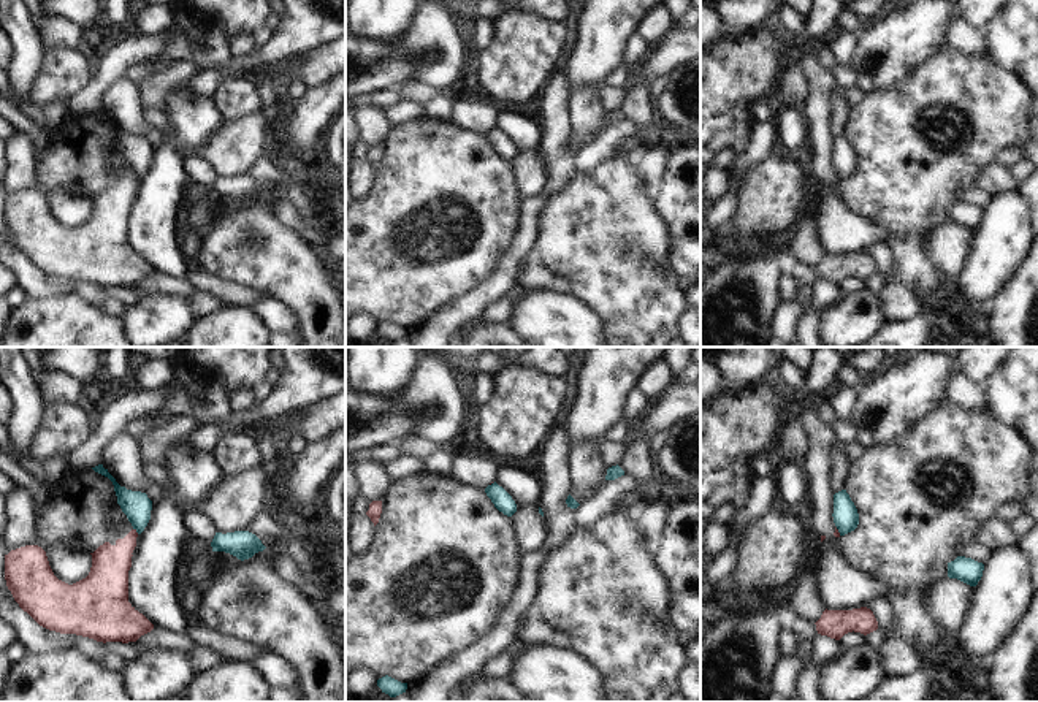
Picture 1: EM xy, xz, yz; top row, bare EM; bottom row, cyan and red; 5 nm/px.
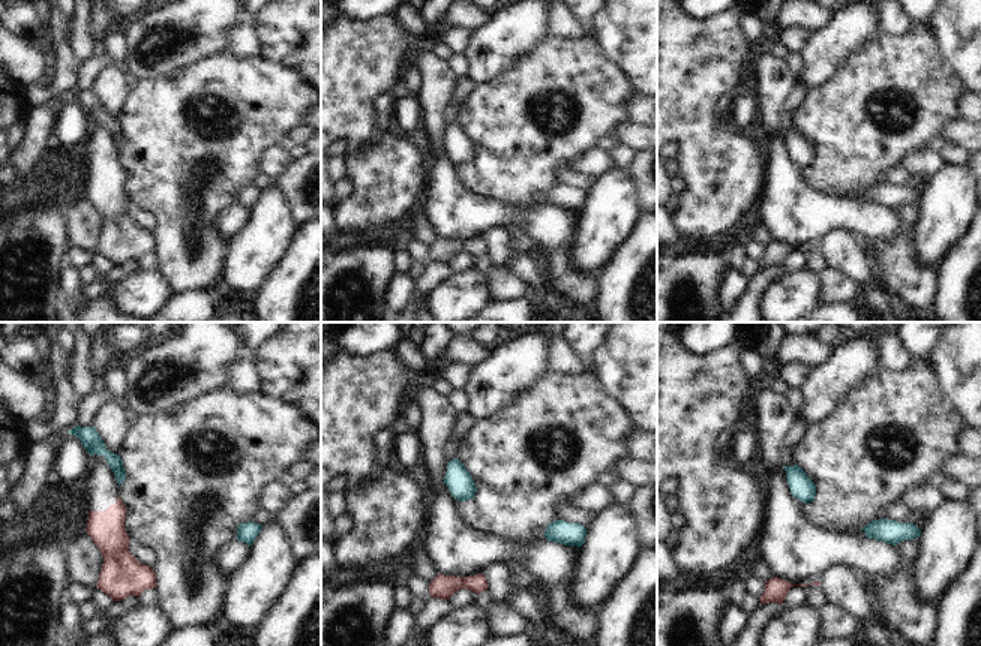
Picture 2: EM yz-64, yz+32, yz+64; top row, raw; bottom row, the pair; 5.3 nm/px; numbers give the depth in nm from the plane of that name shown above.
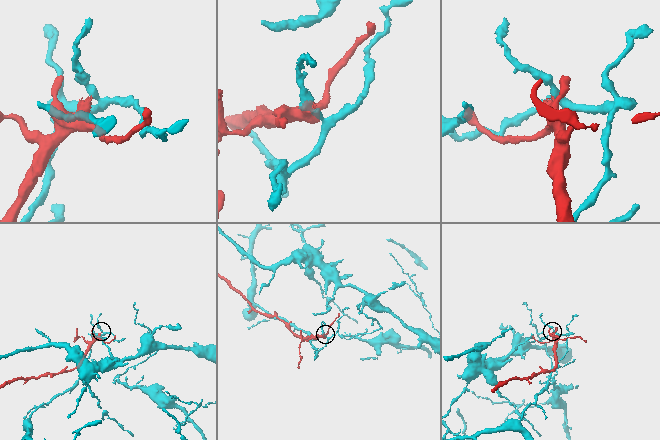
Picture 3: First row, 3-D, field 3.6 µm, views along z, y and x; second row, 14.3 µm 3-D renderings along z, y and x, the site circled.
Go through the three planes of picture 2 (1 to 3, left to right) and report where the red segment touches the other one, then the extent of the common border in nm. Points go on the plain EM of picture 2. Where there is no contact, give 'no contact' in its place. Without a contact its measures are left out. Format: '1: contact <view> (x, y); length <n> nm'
1: no contact
2: no contact
3: no contact

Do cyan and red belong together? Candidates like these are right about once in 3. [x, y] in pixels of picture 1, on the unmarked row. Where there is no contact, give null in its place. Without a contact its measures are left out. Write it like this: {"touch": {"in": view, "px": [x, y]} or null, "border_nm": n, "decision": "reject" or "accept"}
{"touch": {"in": "xy", "px": [137, 176]}, "border_nm": 40, "decision": "reject"}

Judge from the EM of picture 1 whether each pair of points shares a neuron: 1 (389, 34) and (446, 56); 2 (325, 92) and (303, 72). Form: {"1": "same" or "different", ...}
{"1": "different", "2": "different"}

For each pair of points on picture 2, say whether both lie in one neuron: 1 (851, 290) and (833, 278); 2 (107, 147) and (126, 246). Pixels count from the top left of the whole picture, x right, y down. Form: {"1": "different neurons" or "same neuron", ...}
{"1": "same neuron", "2": "same neuron"}

